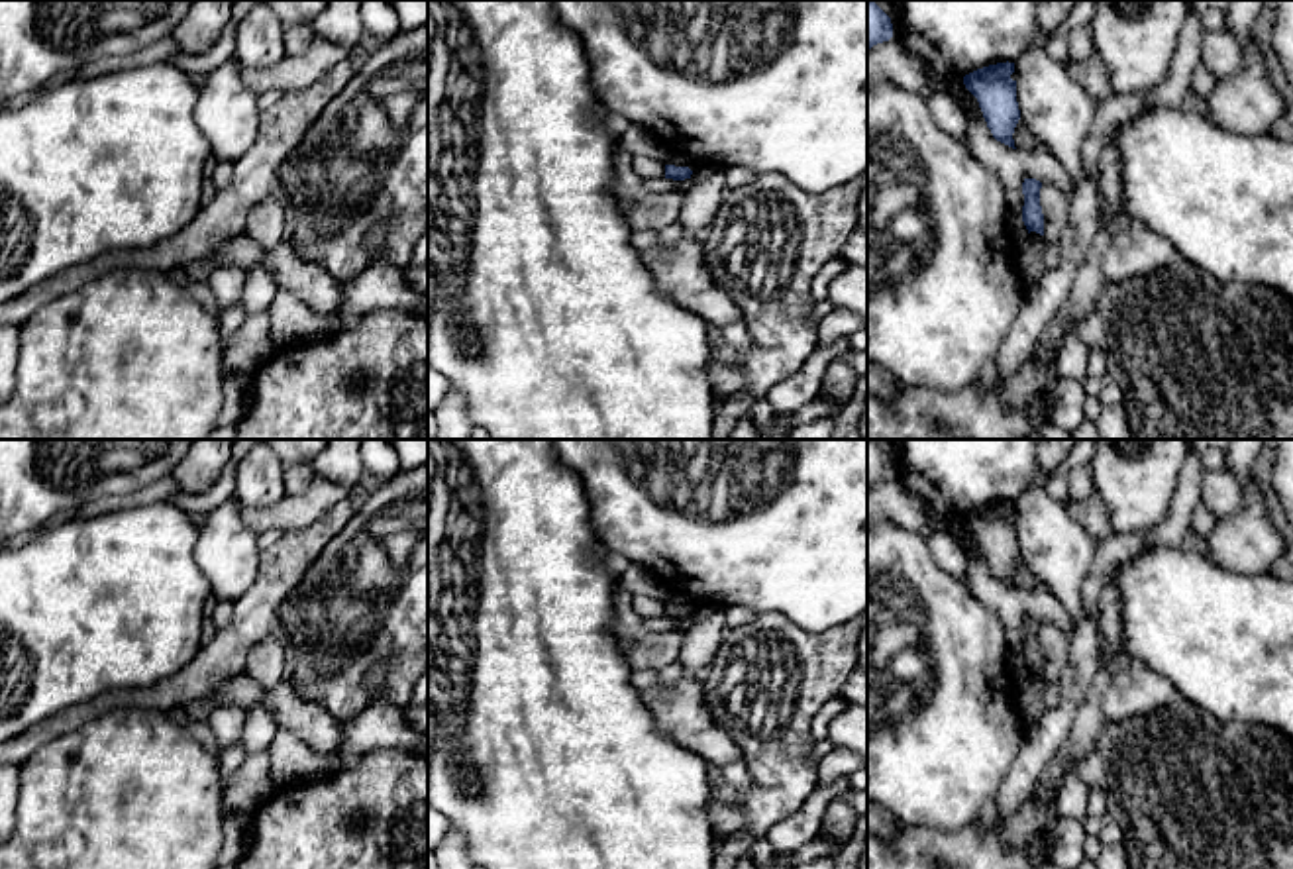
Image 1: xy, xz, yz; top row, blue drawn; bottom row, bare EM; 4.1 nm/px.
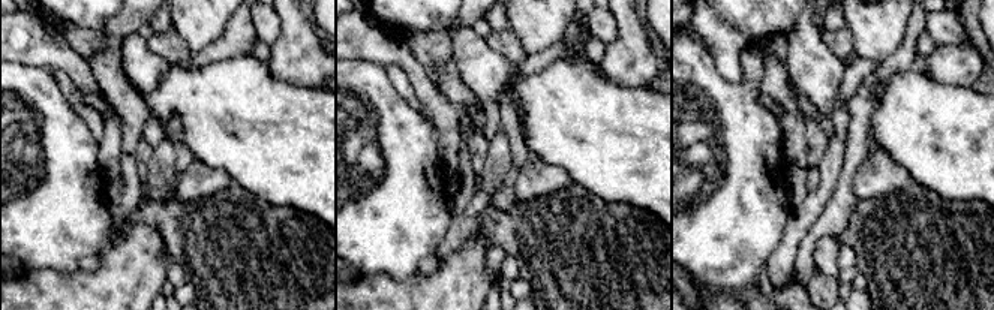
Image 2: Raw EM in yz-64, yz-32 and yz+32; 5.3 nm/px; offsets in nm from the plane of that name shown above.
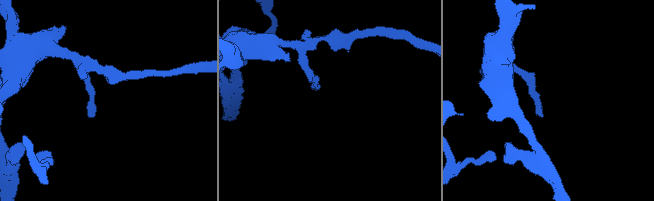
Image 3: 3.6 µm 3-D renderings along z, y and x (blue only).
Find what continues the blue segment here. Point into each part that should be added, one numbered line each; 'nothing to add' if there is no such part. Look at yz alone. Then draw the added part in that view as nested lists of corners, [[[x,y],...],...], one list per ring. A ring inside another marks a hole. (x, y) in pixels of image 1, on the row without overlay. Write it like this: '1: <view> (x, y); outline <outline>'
nothing to add

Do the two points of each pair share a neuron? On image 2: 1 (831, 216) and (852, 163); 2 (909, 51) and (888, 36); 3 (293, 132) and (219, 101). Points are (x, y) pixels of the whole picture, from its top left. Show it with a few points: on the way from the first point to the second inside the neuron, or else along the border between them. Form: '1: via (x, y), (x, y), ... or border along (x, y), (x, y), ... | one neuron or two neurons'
1: via (841, 202), (844, 177) | one neuron
2: border along (910, 15), (903, 42), (880, 65) | two neurons
3: via (275, 132), (263, 132), (237, 117) | one neuron

